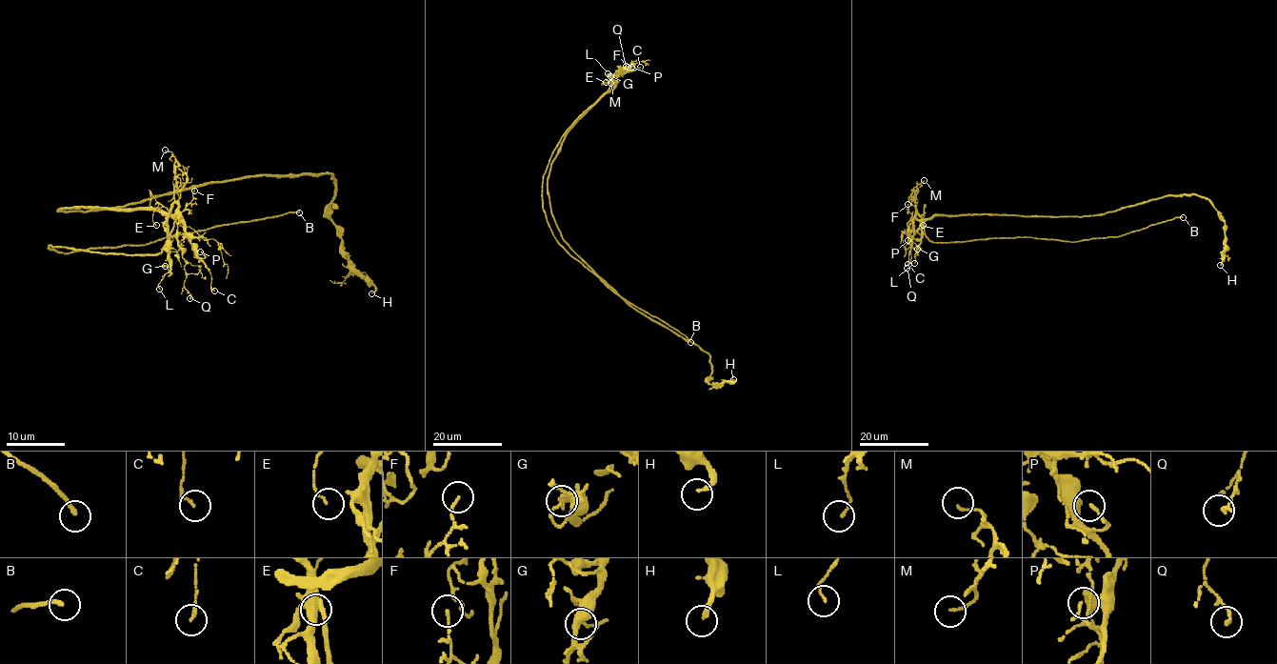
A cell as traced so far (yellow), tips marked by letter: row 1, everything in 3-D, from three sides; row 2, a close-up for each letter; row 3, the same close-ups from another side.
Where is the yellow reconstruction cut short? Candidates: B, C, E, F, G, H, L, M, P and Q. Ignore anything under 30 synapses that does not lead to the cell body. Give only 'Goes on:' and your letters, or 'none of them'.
Goes on: B

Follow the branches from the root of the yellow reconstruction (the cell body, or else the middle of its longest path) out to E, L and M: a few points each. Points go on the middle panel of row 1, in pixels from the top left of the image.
E: (583, 116), (613, 87), (618, 74), (609, 83), (606, 82)
L: (583, 116), (615, 85), (613, 75), (608, 73)
M: (583, 116), (613, 87), (618, 74), (610, 83)

